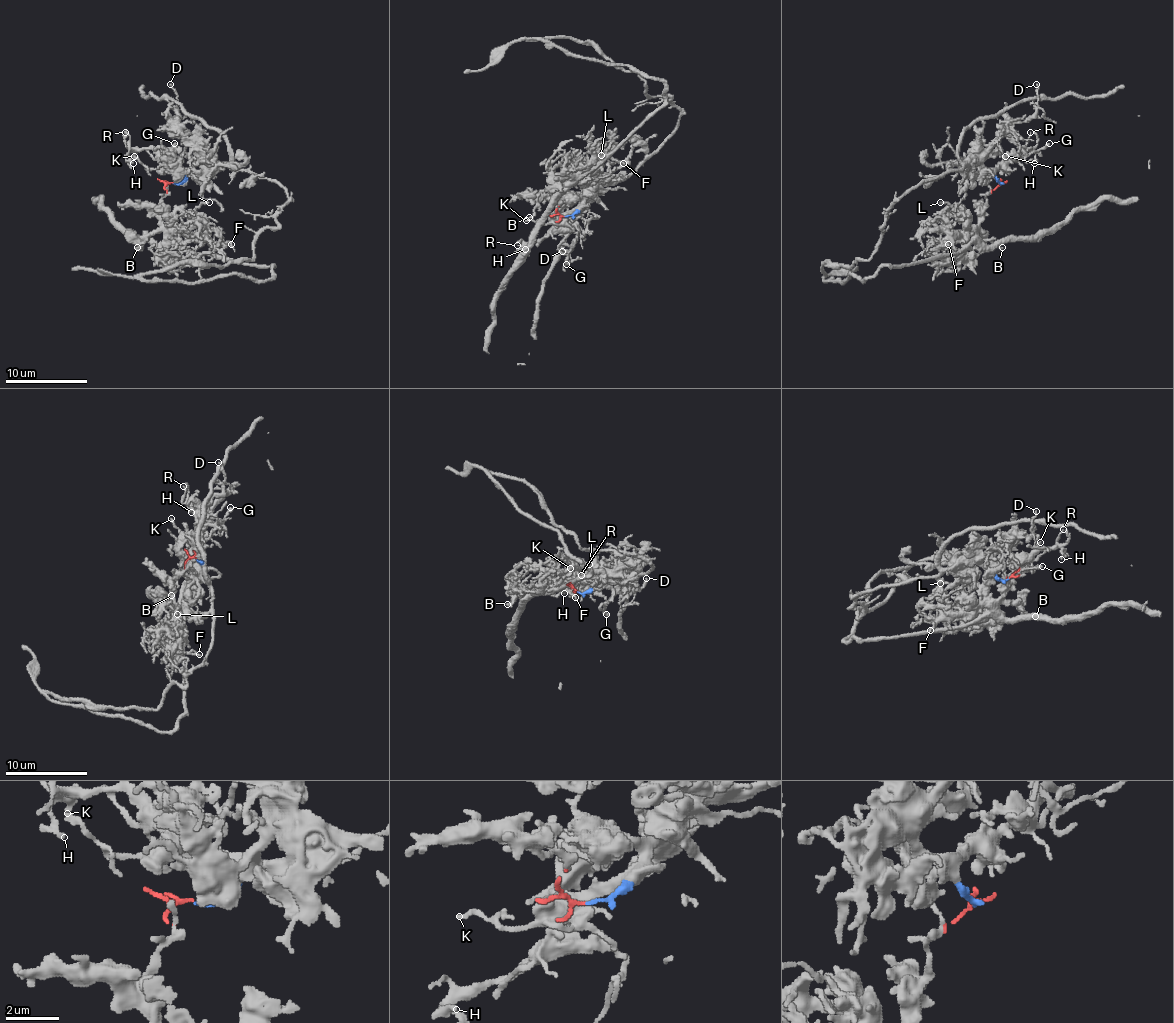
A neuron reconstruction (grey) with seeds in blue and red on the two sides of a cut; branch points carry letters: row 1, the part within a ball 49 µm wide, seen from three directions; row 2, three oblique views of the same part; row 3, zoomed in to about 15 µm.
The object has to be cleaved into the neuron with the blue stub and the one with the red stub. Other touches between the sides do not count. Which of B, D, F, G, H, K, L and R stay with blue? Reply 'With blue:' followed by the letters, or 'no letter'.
With blue: D, G, H, K, R

